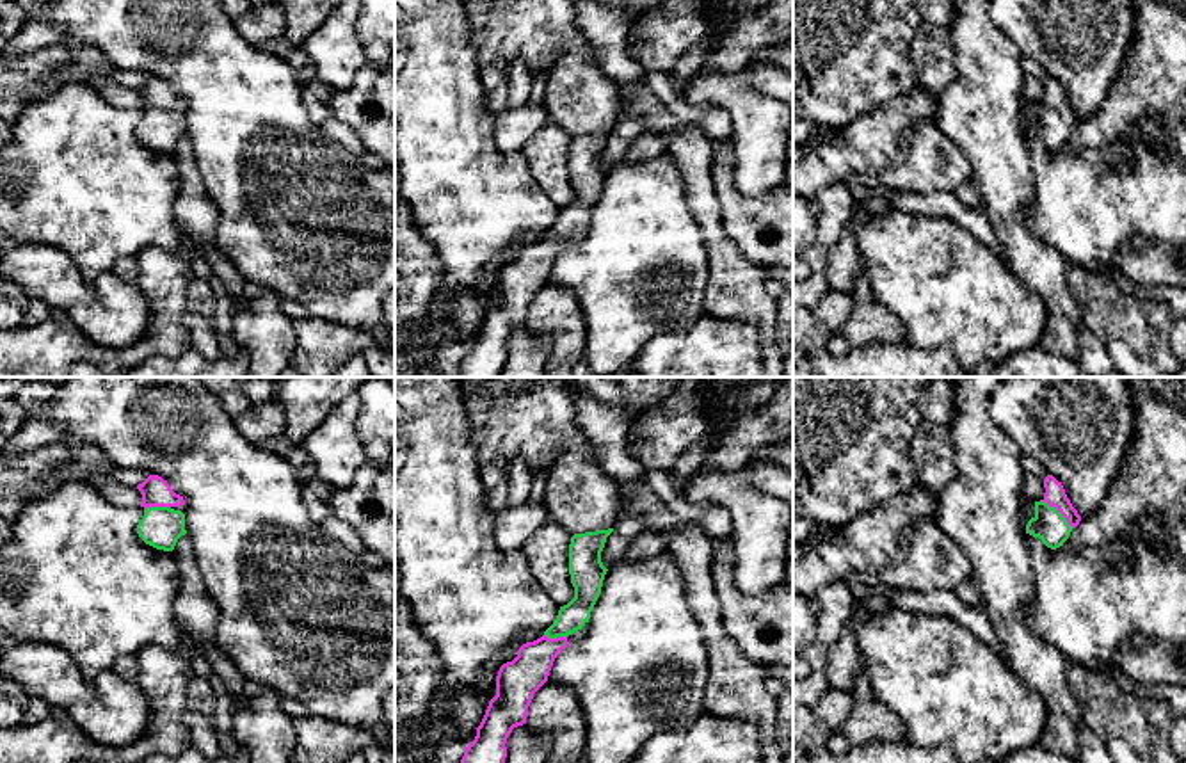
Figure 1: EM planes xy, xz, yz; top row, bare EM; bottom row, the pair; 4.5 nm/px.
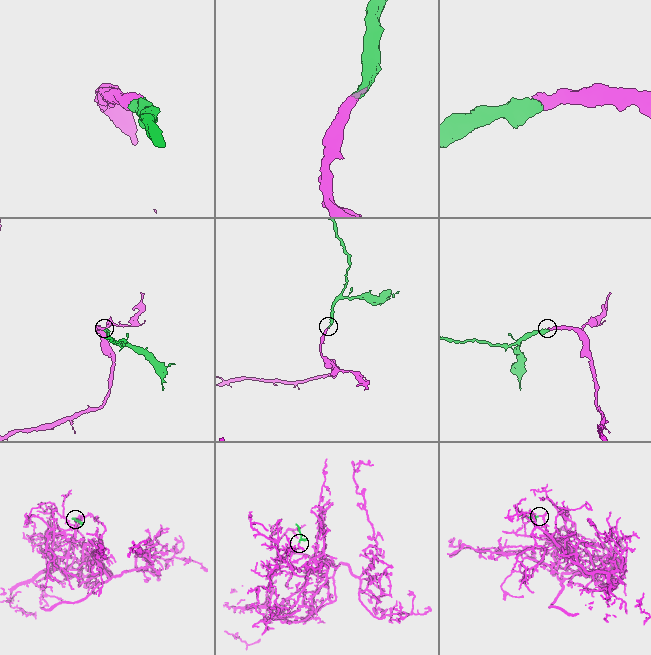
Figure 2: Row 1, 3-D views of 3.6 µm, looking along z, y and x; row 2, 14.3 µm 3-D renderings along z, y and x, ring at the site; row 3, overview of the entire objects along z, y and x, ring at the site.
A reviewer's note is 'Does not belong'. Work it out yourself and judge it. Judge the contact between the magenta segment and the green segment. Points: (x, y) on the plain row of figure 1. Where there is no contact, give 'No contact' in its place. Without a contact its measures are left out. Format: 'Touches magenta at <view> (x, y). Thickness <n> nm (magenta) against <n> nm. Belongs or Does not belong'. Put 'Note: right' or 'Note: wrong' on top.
Note: wrong
Touches magenta at yz (1057, 111). Thickness 100 nm (magenta) against 150 nm. Belongs

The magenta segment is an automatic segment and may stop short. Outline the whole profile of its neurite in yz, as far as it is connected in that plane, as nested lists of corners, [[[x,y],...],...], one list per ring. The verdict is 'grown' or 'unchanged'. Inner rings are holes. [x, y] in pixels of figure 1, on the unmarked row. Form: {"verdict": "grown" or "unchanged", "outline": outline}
{"verdict": "grown", "outline": [[[1053,76],[1044,80],[1044,100],[1035,103],[1035,117],[1026,126],[1026,135],[1038,139],[1047,149],[1063,148],[1081,117],[1072,108],[1062,84]]]}

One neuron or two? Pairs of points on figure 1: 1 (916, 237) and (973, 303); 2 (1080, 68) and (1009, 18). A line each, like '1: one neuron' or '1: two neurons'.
1: one neuron
2: one neuron

